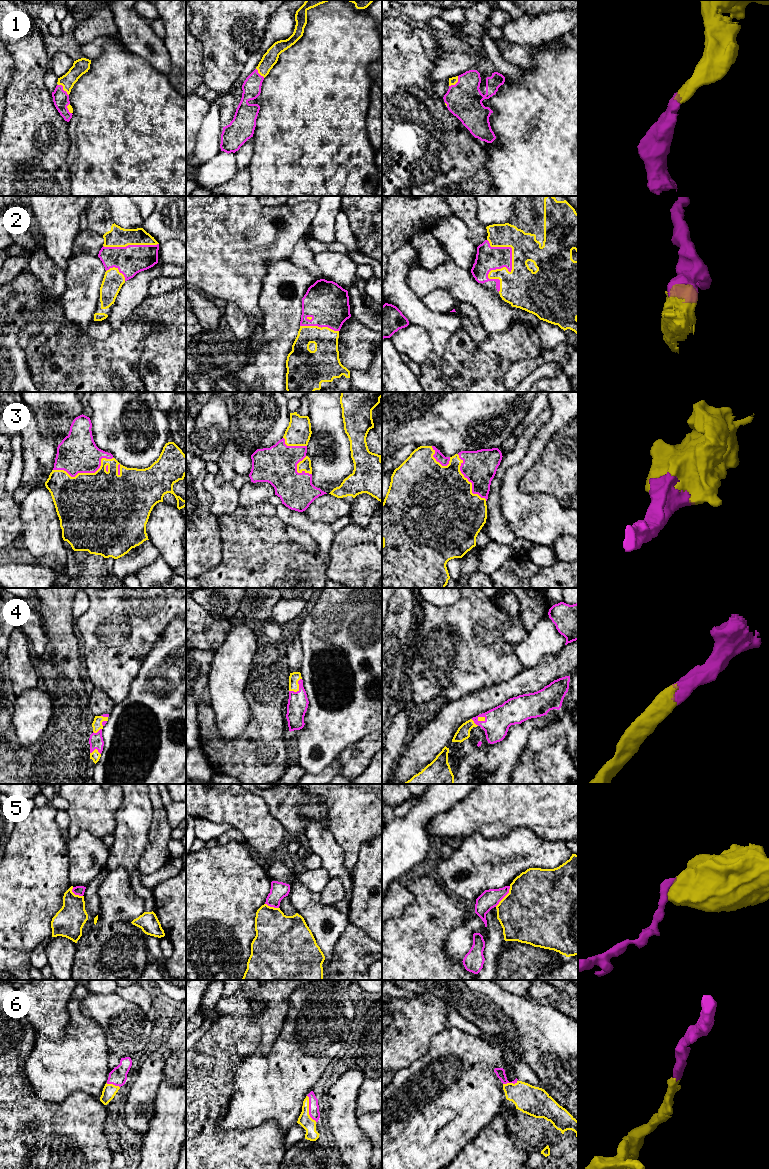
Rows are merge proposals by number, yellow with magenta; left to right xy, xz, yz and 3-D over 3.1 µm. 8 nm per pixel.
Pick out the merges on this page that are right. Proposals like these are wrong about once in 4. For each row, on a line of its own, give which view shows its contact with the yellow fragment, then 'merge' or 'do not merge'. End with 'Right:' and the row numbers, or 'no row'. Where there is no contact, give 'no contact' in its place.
1: xy | merge
2: yz | merge
3: xy | merge
4: xz | merge
5: yz | do not merge
6: xz | merge
Right: 1, 2, 3, 4, 6

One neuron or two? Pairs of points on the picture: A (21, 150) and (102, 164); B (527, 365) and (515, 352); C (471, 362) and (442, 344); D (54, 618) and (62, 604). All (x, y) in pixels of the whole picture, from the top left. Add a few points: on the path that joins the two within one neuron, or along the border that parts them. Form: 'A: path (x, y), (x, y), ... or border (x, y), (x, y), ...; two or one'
A: border (67, 134), (69, 142), (67, 166), (70, 181); two
B: border (541, 349), (534, 357), (514, 362), (505, 375); two
C: border (460, 328), (453, 334), (446, 351), (440, 357); two
D: path (56, 615), (56, 610), (59, 607); one

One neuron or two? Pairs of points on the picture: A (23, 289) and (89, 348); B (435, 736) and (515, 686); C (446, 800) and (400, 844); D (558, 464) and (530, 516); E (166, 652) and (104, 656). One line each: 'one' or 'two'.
A: one
B: one
C: one
D: two
E: two

